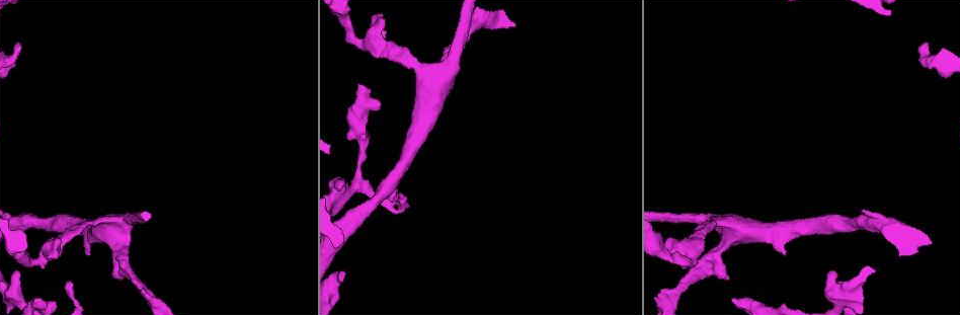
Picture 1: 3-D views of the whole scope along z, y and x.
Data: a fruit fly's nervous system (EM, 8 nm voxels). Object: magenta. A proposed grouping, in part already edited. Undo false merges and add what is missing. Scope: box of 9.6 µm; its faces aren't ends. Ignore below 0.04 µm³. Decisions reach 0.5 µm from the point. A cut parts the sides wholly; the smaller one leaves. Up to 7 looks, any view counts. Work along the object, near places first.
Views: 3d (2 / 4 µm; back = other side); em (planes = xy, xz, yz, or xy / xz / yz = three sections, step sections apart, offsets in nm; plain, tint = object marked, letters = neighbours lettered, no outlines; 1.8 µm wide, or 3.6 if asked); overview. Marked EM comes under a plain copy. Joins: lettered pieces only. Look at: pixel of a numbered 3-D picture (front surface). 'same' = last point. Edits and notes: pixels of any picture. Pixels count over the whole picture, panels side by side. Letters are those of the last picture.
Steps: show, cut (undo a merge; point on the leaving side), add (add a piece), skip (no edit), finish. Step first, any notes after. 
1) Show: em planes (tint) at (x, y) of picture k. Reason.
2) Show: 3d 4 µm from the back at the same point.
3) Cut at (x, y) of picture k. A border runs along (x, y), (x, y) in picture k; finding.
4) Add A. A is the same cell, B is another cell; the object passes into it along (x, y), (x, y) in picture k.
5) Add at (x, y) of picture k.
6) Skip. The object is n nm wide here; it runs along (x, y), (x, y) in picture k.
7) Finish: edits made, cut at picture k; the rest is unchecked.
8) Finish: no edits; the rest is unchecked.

Show: em yz step 4 (letters) at (660, 294) of picture 1. Free end.

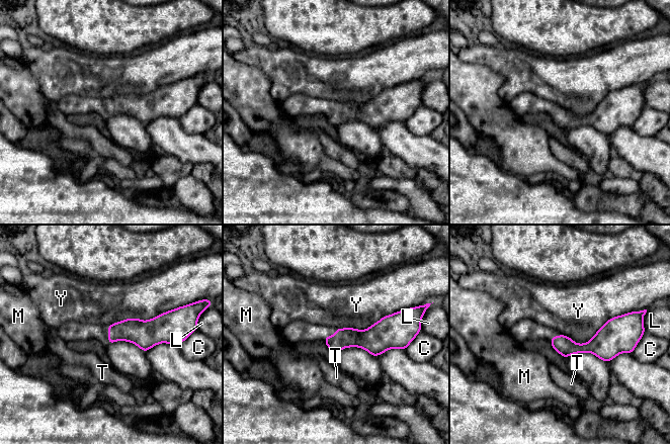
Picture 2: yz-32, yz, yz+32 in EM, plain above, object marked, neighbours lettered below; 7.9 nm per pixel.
Skip. The object is 150 nm wide here; C, L, M, T and Y are other cells; a border runs along (627, 312), (584, 343), (561, 335) in picture 2; no lettered piece goes on from it.

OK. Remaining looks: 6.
Show: em 3.6 µm planes (tint) at (113, 223) of picture 1. Calibre changes.

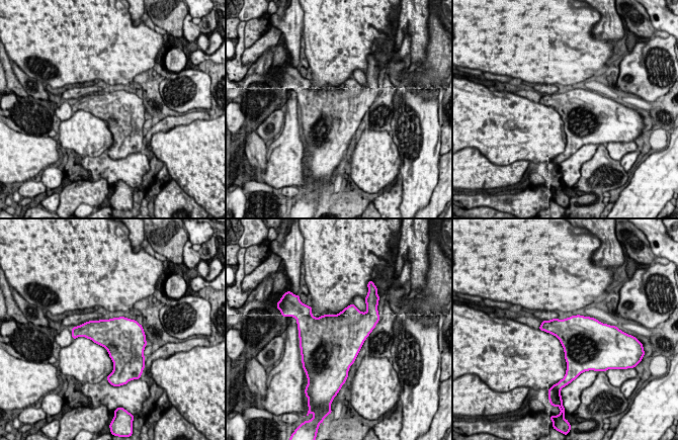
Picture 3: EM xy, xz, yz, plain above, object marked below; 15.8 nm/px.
Show: em 3.6 µm planes (letters) at the same point. See the neighbours.

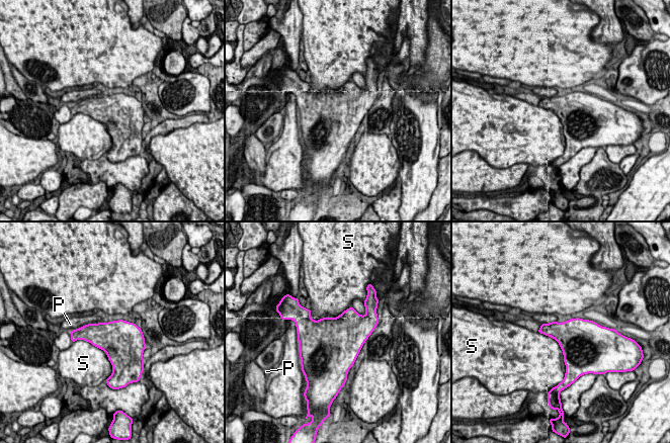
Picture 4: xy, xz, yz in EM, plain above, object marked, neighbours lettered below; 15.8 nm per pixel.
Skip. The object is 550 nm wide here; P and S are other cells; a border runs along (537, 332), (558, 343), (566, 369) in picture 4; continuous, no second cell.

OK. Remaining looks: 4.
Show: em planes (letters) at (384, 19) of picture 1. Free end.

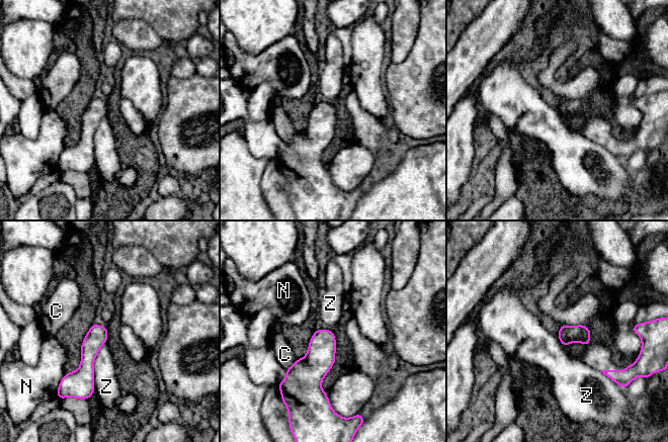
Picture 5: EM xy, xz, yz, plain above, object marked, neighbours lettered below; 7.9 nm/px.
Skip. The object is 140 nm wide here; C, N and Z are other cells; a border runs along (106, 341), (94, 360), (93, 392) in picture 5; none of them fits.

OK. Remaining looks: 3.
Finish: no edits; the rest is unchecked.

